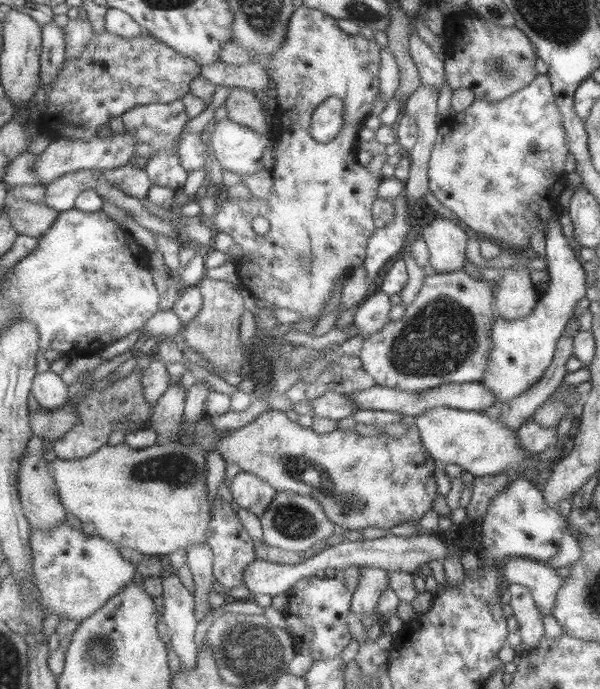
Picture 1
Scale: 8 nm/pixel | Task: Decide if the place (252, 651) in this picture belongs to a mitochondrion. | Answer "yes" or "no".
yes

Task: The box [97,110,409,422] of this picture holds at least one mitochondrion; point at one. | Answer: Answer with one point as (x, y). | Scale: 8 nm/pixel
(307, 269)

